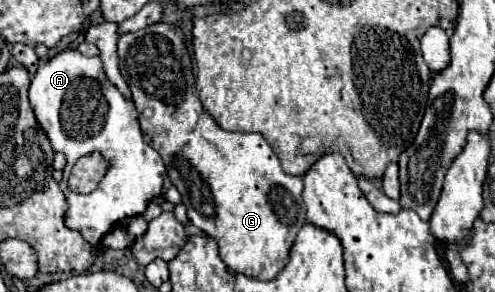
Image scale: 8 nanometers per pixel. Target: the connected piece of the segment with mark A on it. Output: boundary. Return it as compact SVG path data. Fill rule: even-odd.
M65 50L59 52L55 58L43 62L39 66L39 70L35 72L31 86L29 86L29 100L31 106L35 110L37 122L41 124L41 128L47 132L51 146L55 152L63 152L67 158L67 166L63 170L63 180L59 182L65 198L67 198L67 212L65 212L65 224L71 230L79 230L83 234L83 238L97 246L101 242L101 238L113 230L117 224L121 224L125 218L133 218L133 216L141 216L147 206L161 196L163 192L163 180L167 176L165 164L161 160L161 156L143 140L143 134L139 130L139 120L137 120L137 110L135 104L125 98L105 76L103 72L103 62L99 56L83 56L79 50ZM91 152L99 152L105 160L110 163L110 167L98 185L98 187L90 194L71 194L69 190L69 174L71 168L75 166L75 162Z

